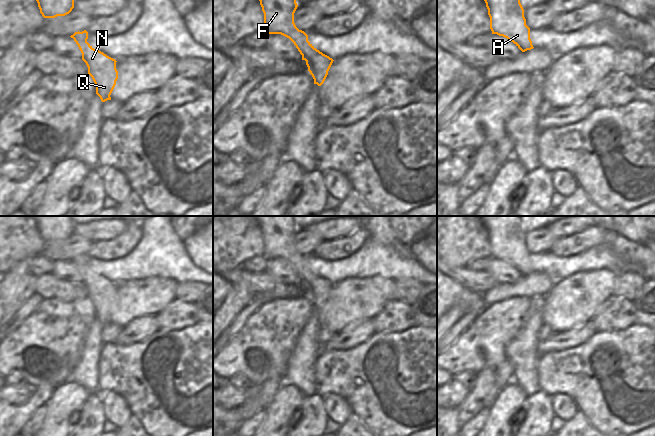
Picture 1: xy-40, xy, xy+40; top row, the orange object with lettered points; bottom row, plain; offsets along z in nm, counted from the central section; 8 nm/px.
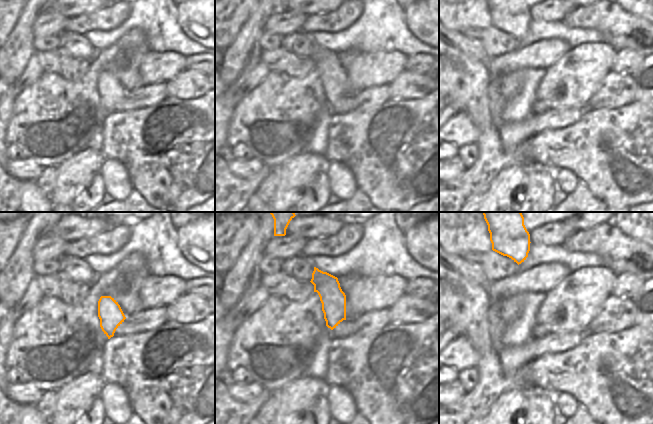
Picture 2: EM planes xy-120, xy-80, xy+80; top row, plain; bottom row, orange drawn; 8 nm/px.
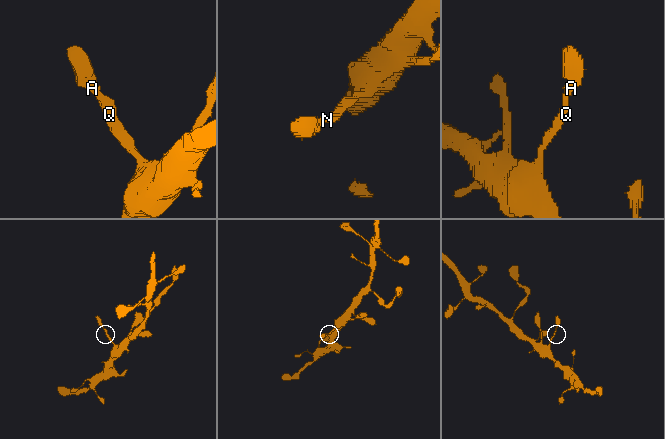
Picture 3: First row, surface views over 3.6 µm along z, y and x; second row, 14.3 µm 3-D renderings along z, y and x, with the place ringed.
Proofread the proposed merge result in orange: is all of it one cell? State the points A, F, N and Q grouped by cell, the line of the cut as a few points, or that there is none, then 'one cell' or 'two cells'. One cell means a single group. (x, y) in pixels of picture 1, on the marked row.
groups A F N Q; cut none; one cell

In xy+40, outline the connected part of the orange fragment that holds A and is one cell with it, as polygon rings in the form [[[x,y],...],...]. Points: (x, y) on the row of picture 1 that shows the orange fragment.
[[[484,0],[492,34],[513,42],[522,52],[533,49],[520,0]]]

